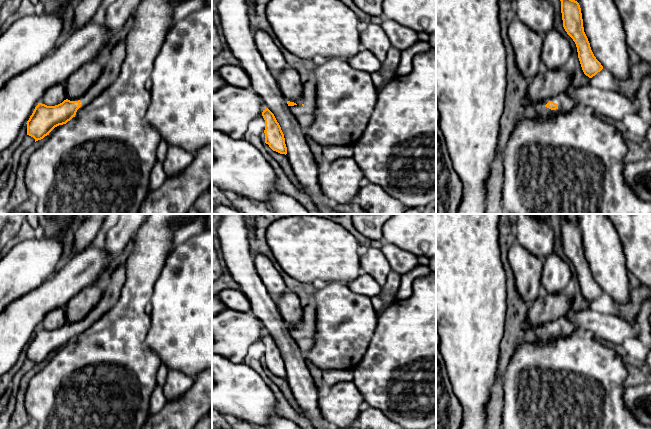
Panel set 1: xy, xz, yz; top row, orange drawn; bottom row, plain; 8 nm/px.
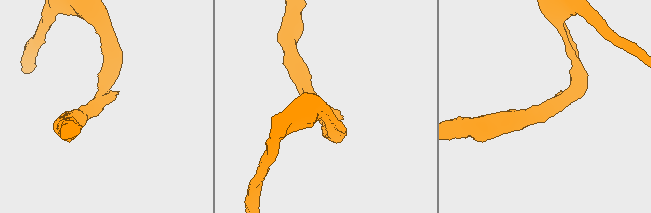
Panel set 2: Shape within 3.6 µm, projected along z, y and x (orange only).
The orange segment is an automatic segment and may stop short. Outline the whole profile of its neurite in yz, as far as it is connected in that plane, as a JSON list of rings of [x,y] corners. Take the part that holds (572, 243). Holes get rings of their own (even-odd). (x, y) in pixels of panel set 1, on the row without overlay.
[[[563,216],[560,217],[563,251],[576,268],[578,282],[586,300],[592,302],[603,293],[594,280],[588,262],[584,256],[580,229]]]

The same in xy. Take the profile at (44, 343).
[[[120,266],[112,272],[111,280],[103,290],[98,304],[82,320],[66,323],[55,330],[38,327],[26,347],[27,359],[36,366],[49,359],[55,351],[70,345],[117,303],[125,281],[125,268]]]

